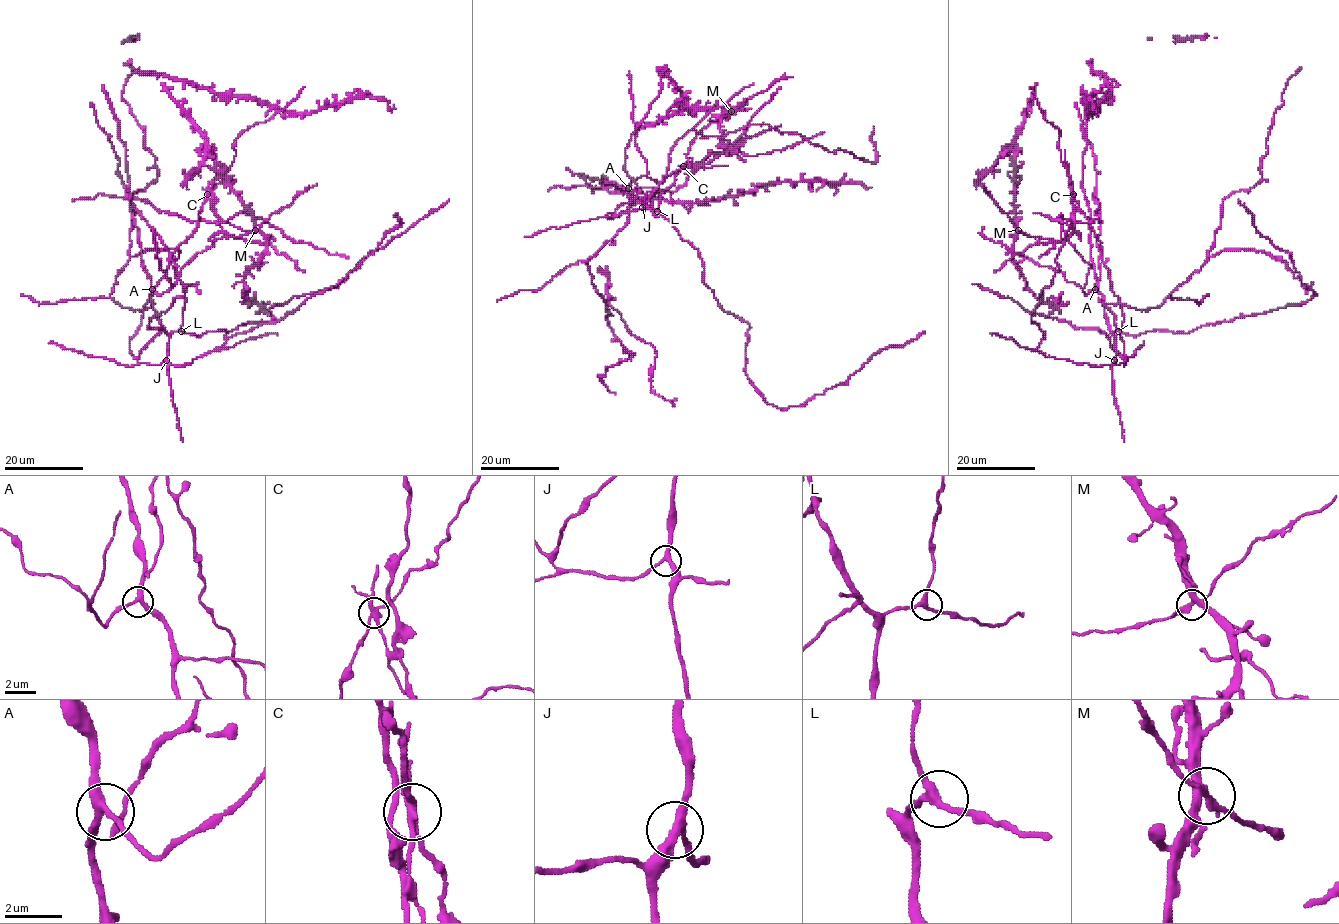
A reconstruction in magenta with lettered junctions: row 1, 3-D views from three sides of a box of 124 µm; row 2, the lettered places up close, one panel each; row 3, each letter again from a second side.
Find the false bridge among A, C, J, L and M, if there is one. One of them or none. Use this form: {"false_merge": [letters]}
{"false_merge": ["C"]}

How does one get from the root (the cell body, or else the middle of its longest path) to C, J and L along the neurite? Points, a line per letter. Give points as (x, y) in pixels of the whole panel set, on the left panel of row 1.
C: (150, 281), (168, 335), (159, 364), (139, 362), (129, 340), (208, 195)
J: (150, 281), (152, 308), (168, 335), (166, 360)
L: (150, 281), (152, 308), (159, 324), (168, 333), (181, 331)

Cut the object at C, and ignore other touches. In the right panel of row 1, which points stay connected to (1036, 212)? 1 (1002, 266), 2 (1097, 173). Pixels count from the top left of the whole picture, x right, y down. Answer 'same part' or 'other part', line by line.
1: other part
2: same part

